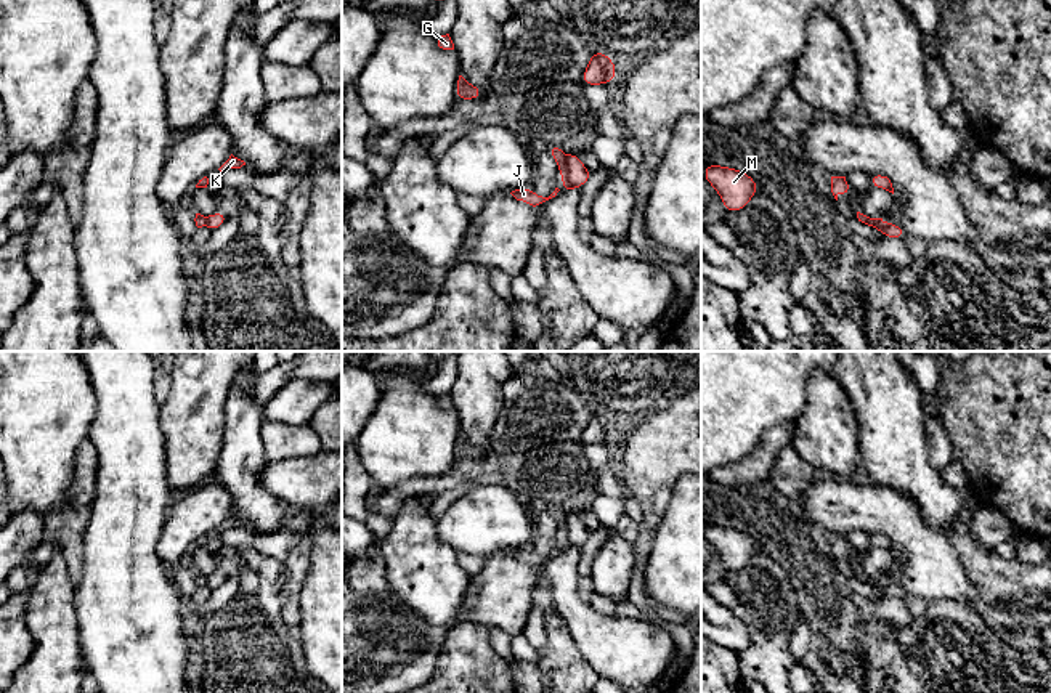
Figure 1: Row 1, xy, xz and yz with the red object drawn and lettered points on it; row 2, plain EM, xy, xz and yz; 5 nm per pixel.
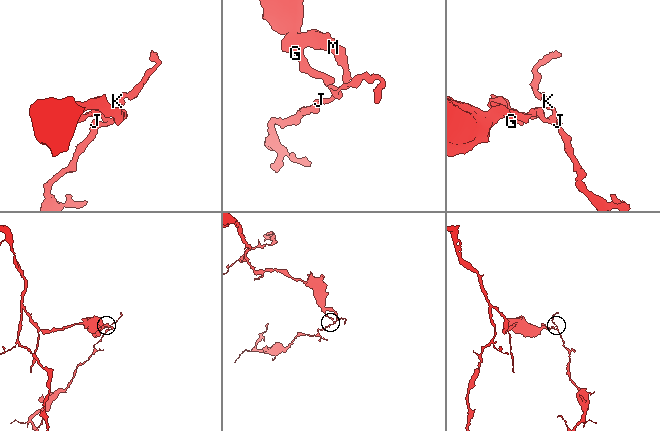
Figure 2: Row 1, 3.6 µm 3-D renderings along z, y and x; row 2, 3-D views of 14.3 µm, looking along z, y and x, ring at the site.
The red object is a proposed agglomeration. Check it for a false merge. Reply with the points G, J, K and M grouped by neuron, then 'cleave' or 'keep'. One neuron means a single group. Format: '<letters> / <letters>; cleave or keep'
G M / J K; cleave

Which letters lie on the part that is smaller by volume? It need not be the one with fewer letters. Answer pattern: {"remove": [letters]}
{"remove": ["J", "K"]}

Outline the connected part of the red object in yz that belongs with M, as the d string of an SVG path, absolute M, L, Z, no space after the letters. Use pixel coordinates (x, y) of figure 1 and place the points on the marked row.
M716 164L704 165L704 180L720 194L725 209L735 213L748 205L757 191L757 184L749 175Z

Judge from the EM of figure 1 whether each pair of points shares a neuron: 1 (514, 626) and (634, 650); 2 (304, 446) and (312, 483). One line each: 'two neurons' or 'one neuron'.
1: two neurons
2: two neurons

